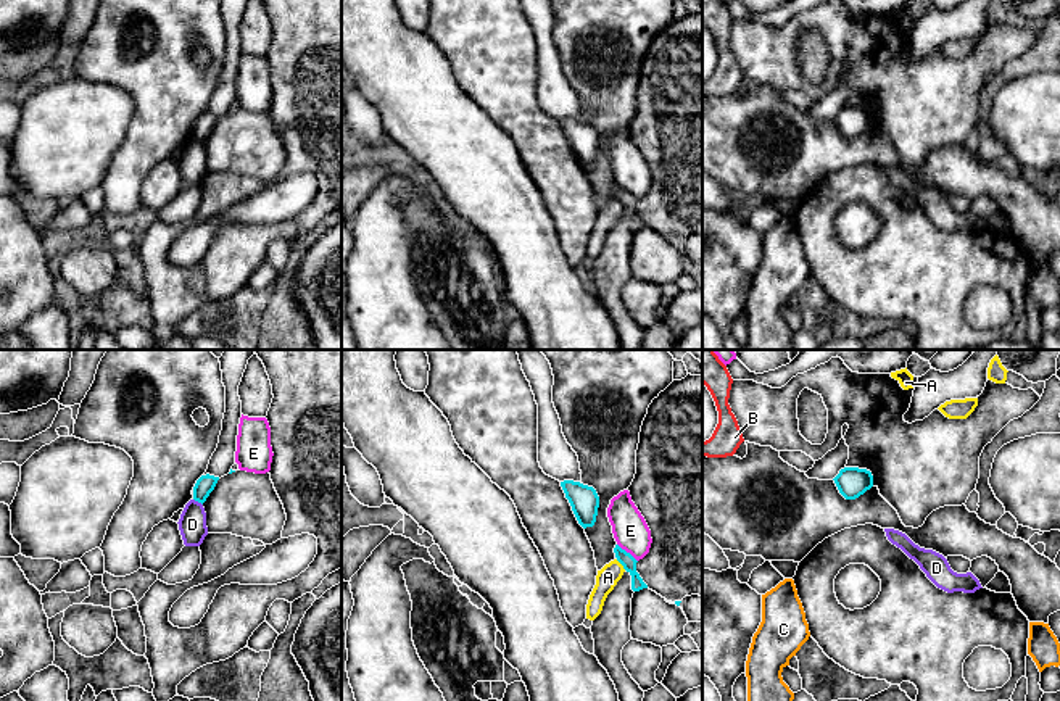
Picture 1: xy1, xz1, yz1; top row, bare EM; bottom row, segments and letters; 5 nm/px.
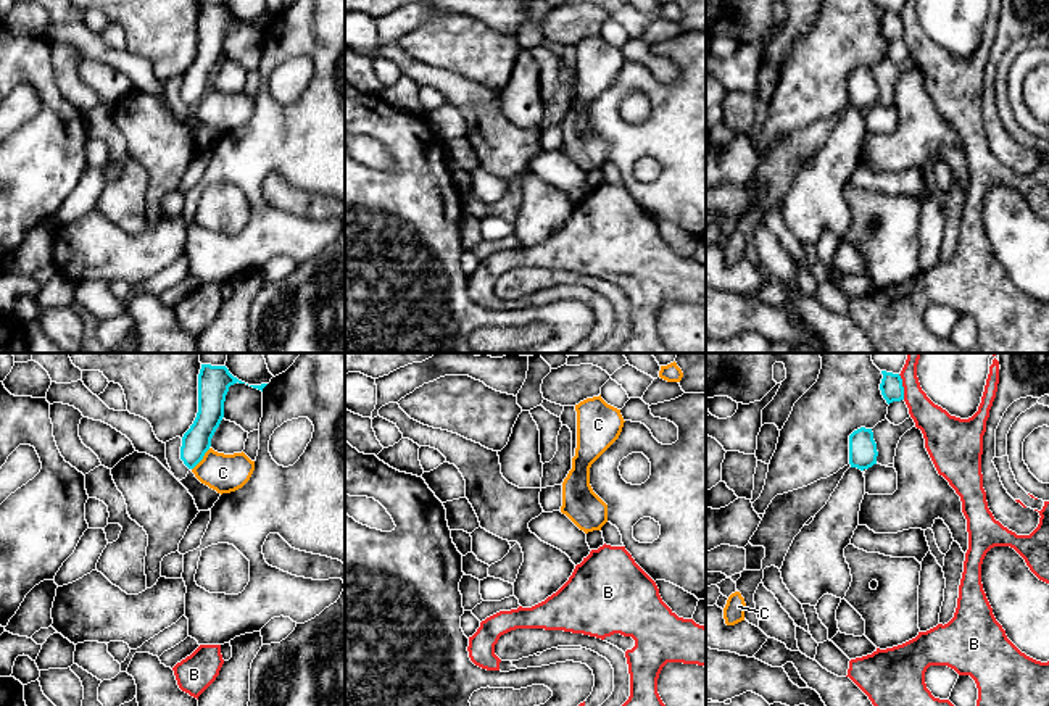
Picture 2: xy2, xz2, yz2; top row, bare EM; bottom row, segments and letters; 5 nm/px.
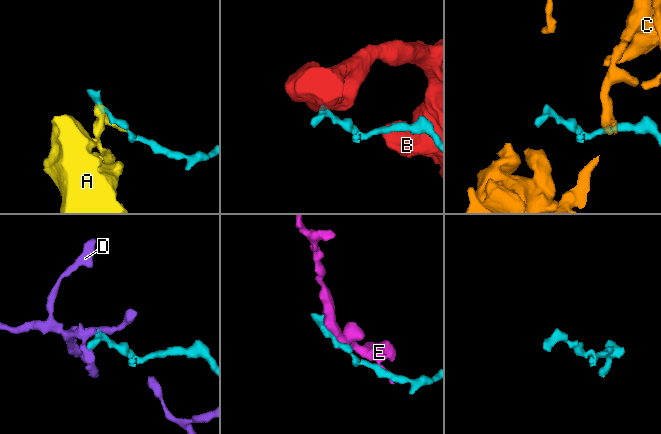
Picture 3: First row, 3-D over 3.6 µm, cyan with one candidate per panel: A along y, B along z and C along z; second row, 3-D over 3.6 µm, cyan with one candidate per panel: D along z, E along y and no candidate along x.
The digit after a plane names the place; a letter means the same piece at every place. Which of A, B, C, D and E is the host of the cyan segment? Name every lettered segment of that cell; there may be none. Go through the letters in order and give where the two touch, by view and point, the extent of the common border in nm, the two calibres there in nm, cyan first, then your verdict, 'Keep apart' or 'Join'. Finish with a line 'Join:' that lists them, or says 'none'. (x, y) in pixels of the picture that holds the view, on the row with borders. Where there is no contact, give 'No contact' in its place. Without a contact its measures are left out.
A: Touches cyan at xz1 (621, 563). Shared border 80 nm. Thickness 70 nm (cyan) against 110 nm. Keep apart
B: Touches cyan at yz2 (903, 387). Shared border 130 nm. Thickness 110 nm (cyan) against 170 nm. Keep apart
C: Touches cyan at xy2 (202, 458). Shared border 140 nm. Thickness 140 nm (cyan) against 190 nm. Keep apart
D: Touches cyan at xy1 (198, 501). Shared border 60 nm. Thickness 90 nm (cyan) against 140 nm. Keep apart
E: Touches cyan at xz1 (625, 551). Shared border 140 nm. Thickness 70 nm (cyan) against 180 nm. Keep apart
Join: none

